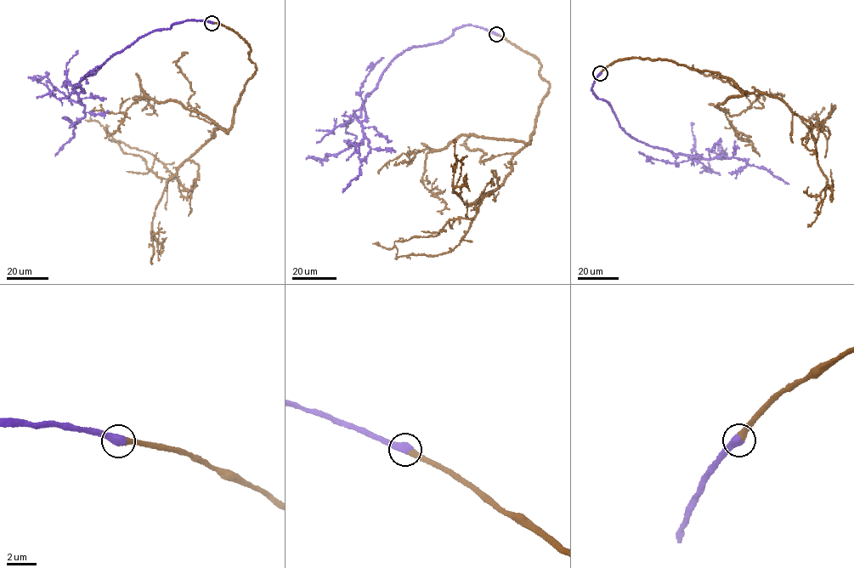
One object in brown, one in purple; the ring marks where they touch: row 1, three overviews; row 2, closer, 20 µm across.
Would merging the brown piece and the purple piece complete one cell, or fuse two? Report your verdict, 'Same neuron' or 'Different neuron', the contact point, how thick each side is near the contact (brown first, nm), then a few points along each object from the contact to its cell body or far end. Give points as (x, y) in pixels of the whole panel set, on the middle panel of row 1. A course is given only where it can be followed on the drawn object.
Same neuron. Place: (496, 34). Thickness 380 nm (brown) against 600 nm. Course of brown: (496, 34), (538, 59), (549, 82), (530, 143), (473, 218), (391, 248), (373, 244). Course of purple: (496, 34), (461, 25), (443, 40), (410, 47), (393, 60), (361, 108), (357, 121), (370, 152), (342, 192)

